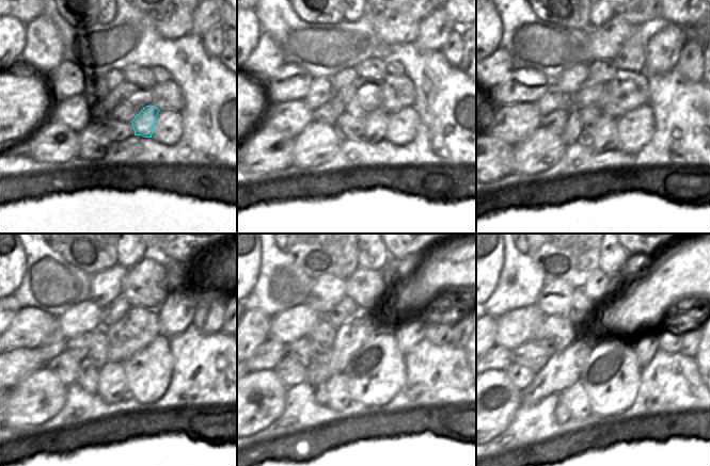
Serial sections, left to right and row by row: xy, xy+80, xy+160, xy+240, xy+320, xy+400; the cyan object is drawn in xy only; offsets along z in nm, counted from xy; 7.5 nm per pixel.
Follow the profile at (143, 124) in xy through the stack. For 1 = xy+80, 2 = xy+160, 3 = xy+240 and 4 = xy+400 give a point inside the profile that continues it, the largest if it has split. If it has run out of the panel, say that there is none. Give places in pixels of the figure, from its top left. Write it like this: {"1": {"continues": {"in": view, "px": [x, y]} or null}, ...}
{"1": {"continues": {"in": "xy+80", "px": [376, 122]}}, "2": {"continues": {"in": "xy+160", "px": [603, 137]}}, "3": {"continues": {"in": "xy+240", "px": [112, 385]}}, "4": {"continues": {"in": "xy+400", "px": [576, 398]}}}

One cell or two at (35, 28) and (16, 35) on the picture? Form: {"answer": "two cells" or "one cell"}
{"answer": "two cells"}

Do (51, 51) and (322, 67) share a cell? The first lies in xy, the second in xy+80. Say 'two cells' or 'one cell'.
two cells

